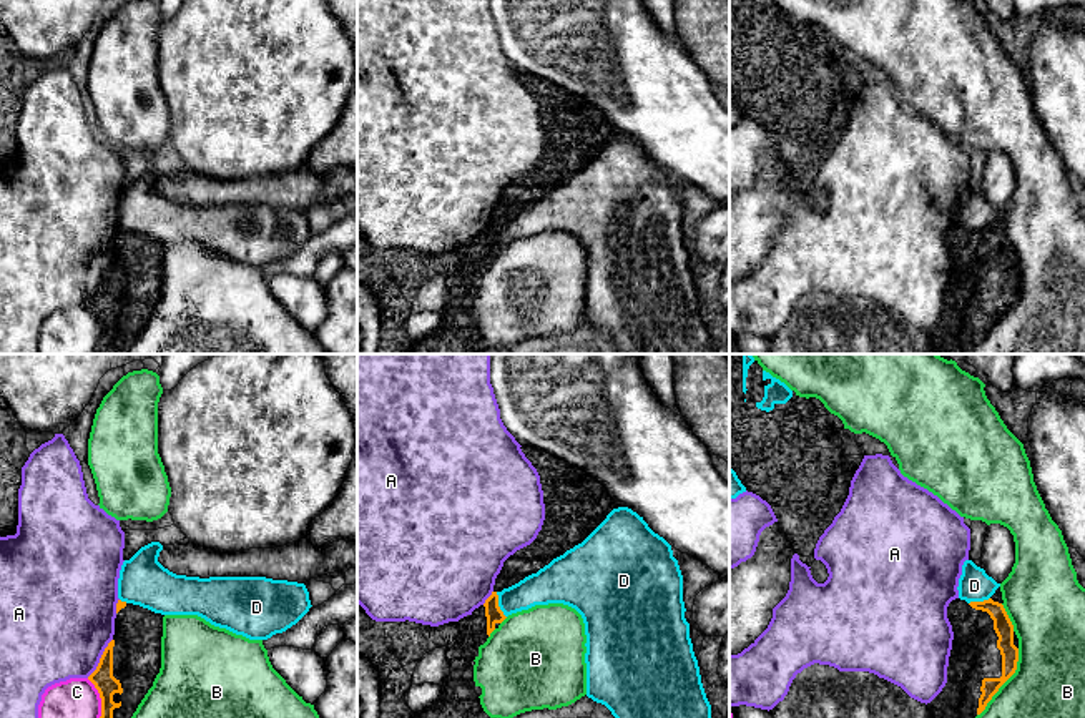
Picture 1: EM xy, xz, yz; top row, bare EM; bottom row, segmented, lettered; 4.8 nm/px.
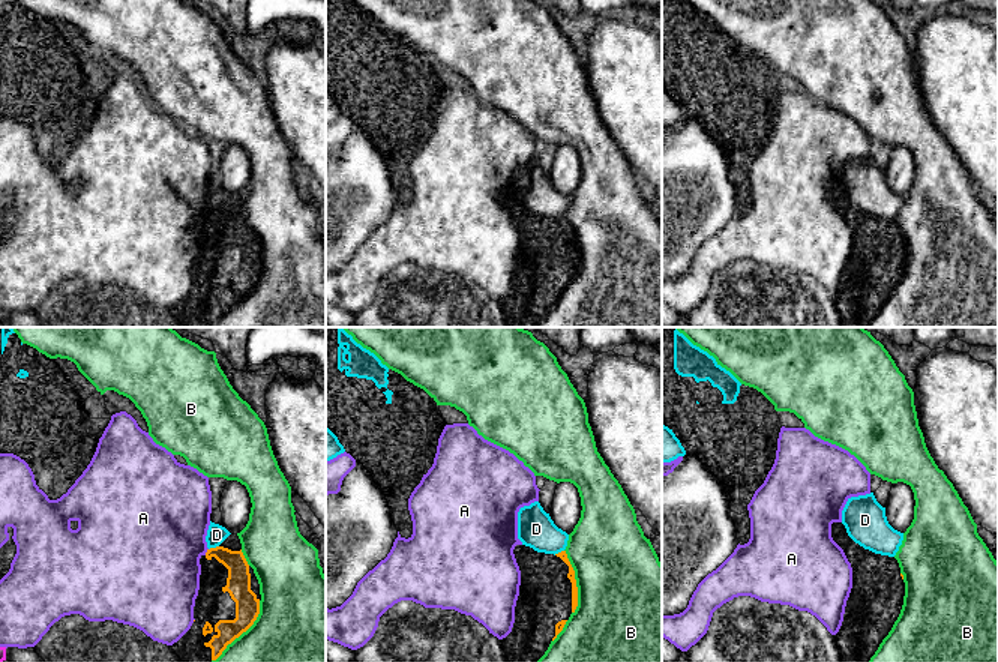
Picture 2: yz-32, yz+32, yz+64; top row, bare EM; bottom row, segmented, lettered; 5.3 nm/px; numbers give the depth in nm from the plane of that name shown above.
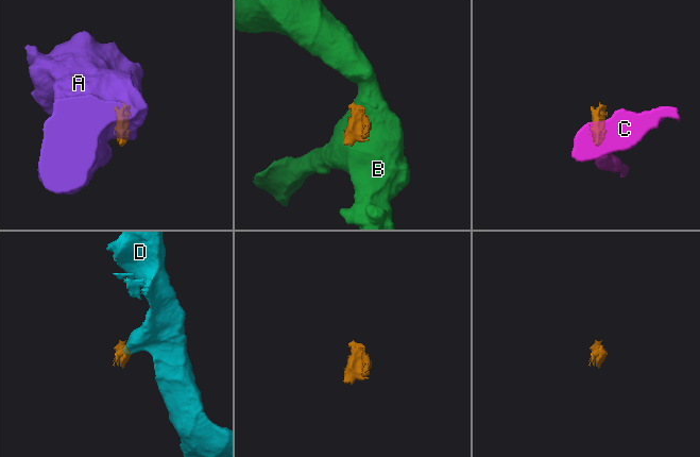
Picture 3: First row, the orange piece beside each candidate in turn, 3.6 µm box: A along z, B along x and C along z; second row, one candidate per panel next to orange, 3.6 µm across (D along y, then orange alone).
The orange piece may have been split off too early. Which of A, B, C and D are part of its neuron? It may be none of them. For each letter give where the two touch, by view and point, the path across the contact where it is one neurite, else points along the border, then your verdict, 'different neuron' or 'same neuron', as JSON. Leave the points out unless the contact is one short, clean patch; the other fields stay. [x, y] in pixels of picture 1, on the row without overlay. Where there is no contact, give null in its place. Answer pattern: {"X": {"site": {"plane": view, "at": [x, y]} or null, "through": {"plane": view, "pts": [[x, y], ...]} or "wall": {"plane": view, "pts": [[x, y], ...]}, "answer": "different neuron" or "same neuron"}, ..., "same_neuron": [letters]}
{"A": {"site": {"plane": "xy", "at": [100, 286]}, "answer": "different neuron"}, "B": {"site": {"plane": "yz", "at": [1006, 308]}, "answer": "different neuron"}, "C": {"site": {"plane": "xy", "at": [102, 329]}, "wall": {"plane": "xy", "pts": [[87, 306], [98, 321], [102, 351]]}, "answer": "different neuron"}, "D": {"site": {"plane": "xz", "at": [497, 233]}, "wall": {"plane": "xz", "pts": [[495, 220], [499, 236], [505, 245]]}, "answer": "different neuron"}, "same_neuron": []}

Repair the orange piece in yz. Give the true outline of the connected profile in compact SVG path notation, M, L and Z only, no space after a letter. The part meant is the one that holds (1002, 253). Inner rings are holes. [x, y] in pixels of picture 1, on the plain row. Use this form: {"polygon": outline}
{"polygon": "M1000 214L984 229L955 226L949 231L954 268L947 311L927 331L937 354L970 354L1015 301L1019 266L1002 231Z"}

